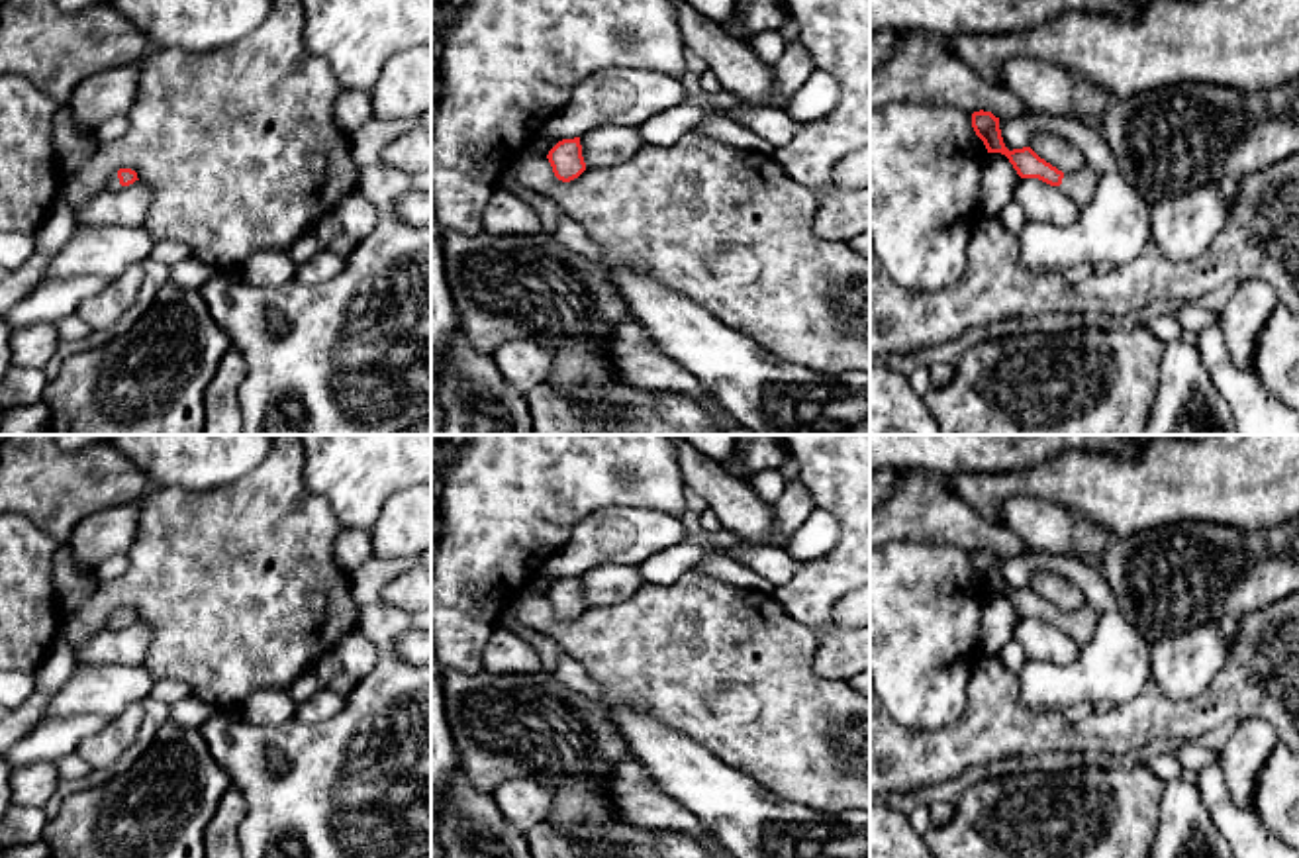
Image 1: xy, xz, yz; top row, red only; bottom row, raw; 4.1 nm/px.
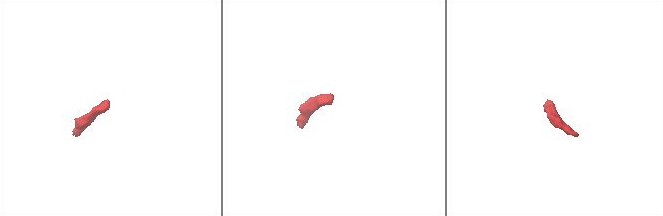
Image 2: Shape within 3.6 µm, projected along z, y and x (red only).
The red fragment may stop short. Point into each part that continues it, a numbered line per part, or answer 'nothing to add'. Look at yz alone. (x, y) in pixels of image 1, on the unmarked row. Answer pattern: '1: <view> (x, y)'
1: yz (1078, 625)

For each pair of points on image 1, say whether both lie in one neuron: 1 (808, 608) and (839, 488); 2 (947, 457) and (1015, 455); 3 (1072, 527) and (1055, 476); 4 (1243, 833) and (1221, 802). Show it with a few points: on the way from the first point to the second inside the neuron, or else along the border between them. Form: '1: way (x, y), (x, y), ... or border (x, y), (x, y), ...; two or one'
1: way (829, 578), (849, 559), (849, 518); one
2: way (964, 455), (998, 455); one
3: border (1021, 496), (1049, 498), (1107, 529); two
4: way (1237, 825), (1223, 810); one

